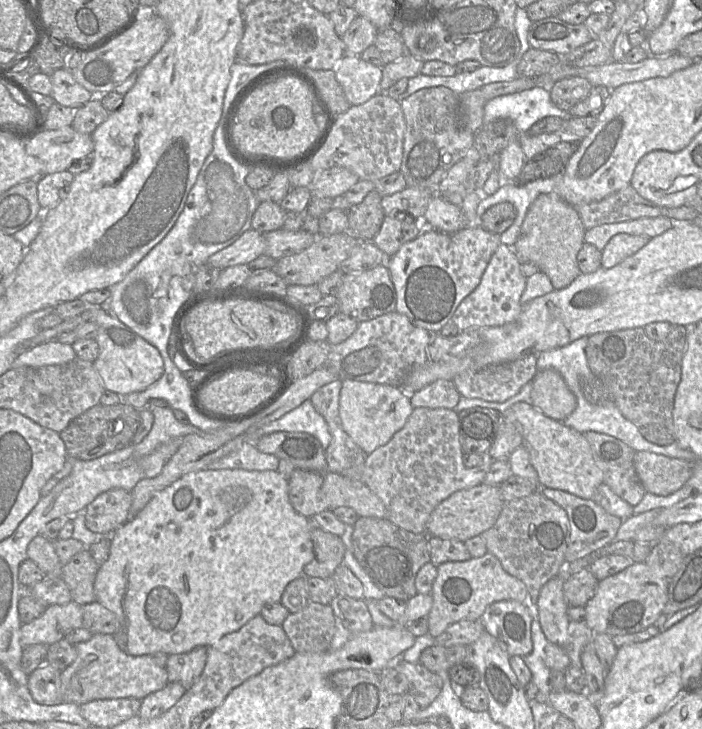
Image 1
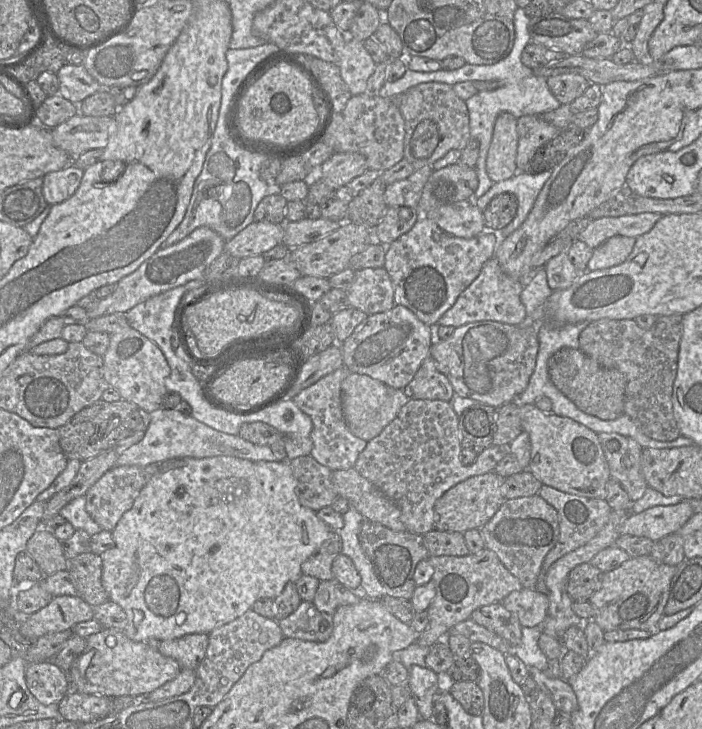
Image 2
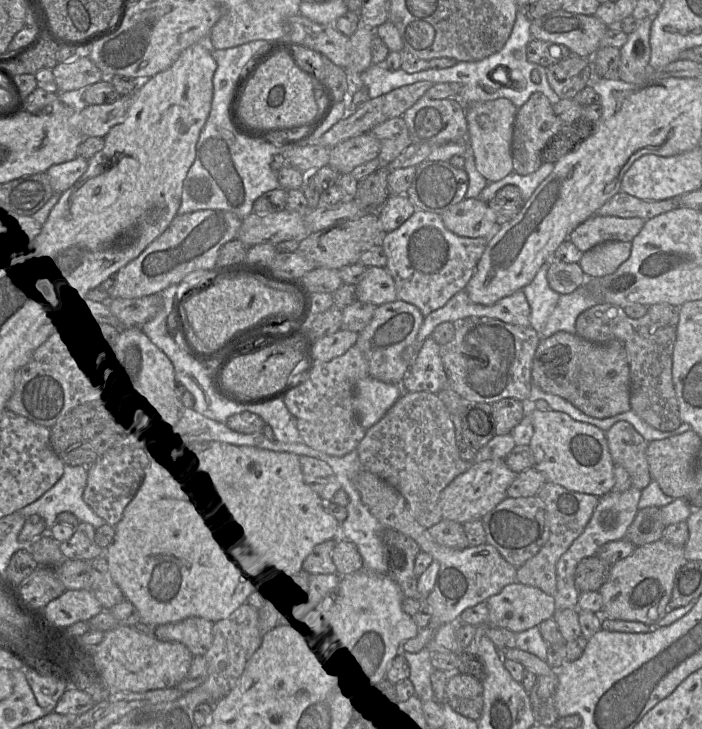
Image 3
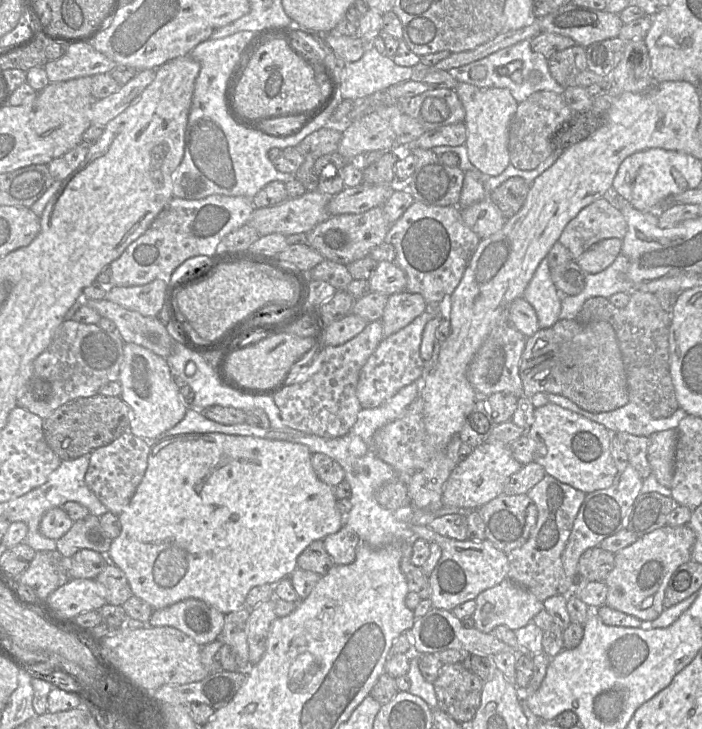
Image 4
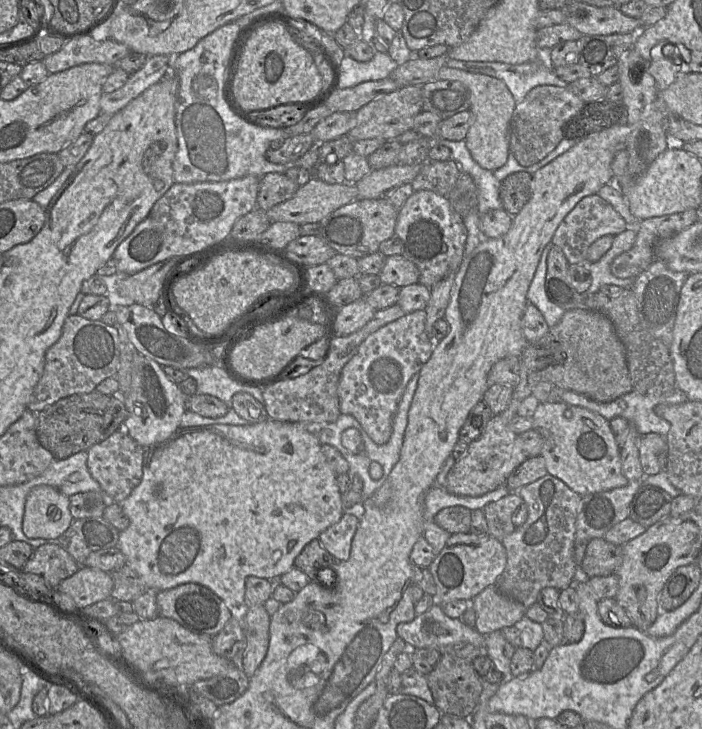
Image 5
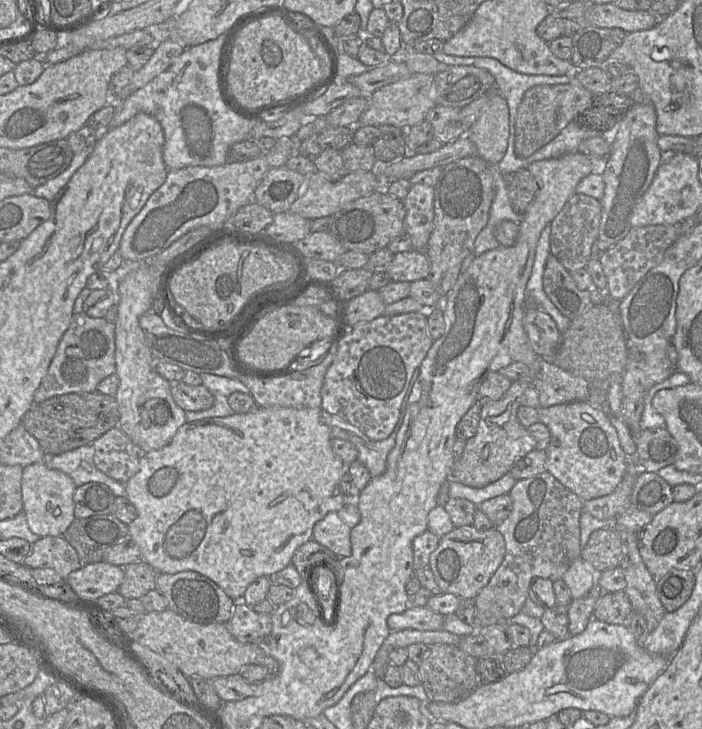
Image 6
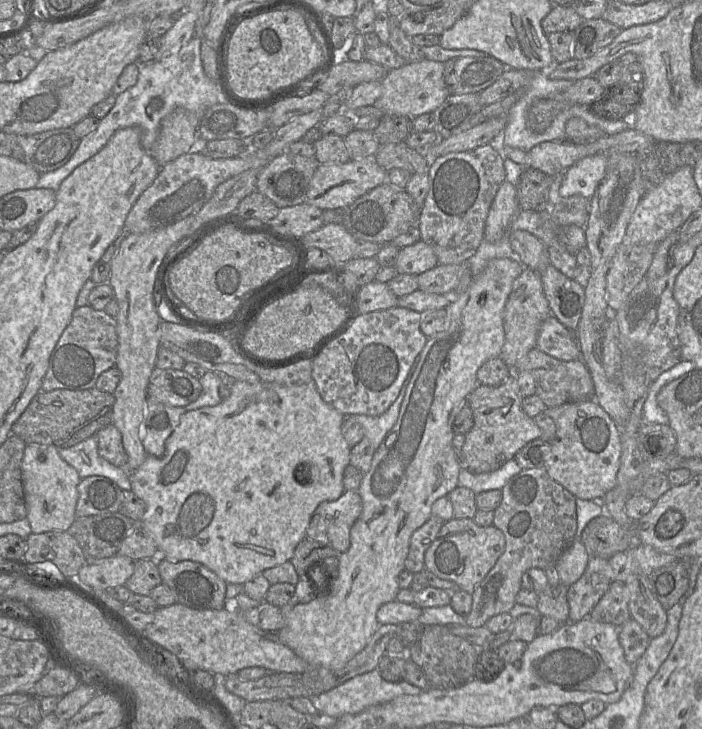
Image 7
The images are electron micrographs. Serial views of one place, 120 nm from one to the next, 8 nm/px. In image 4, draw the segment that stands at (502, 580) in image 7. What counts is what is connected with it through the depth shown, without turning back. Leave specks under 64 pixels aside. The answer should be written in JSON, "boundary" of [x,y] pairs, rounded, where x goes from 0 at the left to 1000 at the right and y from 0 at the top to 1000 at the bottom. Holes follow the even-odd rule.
{"boundary":[[[778,650],[749,678],[765,695],[765,715],[751,742],[722,759],[726,776],[722,793],[752,808],[772,826],[788,816],[818,815],[818,798],[805,787],[801,760],[835,676]]]}

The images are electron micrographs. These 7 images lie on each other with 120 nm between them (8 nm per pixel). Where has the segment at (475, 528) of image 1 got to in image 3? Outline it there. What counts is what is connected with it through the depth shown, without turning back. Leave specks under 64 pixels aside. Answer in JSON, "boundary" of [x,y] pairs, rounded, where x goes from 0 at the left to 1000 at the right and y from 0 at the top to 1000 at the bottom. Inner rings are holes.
{"boundary":[[[718,630],[692,631],[675,635],[658,650],[648,654],[627,676],[624,694],[630,711],[652,717],[685,711],[722,682],[721,672],[738,649],[724,642]]]}

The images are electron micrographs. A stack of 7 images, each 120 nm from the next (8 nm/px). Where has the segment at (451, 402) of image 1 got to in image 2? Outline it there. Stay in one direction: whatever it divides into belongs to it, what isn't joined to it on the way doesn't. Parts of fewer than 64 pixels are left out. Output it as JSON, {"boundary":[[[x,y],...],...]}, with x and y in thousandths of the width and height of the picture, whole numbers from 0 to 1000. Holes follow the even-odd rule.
{"boundary":[[[613,487],[604,492],[574,536],[588,549],[627,549],[641,553],[647,545],[640,521],[623,506]]]}

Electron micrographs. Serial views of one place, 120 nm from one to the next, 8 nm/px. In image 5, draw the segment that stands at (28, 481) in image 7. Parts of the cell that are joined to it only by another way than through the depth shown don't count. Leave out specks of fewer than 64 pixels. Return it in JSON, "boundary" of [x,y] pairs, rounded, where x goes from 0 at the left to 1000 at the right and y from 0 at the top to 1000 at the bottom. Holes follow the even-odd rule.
{"boundary":[[[57,665],[38,679],[33,731],[44,739],[81,741],[104,716],[98,682],[83,671]]]}

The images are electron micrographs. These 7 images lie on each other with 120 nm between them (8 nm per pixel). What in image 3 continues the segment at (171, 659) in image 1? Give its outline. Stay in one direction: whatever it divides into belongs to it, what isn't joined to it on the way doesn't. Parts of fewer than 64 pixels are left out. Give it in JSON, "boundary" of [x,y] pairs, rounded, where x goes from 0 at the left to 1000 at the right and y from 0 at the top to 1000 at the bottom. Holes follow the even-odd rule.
{"boundary":[[[269,846],[256,853],[225,857],[219,870],[229,879],[256,881],[275,900],[292,898],[303,882],[305,855],[286,846]]]}

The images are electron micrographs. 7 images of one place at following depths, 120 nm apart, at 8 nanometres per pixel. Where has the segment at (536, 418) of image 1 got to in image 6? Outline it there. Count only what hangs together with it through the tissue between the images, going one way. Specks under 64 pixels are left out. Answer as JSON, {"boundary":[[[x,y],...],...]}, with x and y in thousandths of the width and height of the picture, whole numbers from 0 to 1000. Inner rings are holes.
{"boundary":[[[822,550],[779,560],[766,558],[766,569],[768,579],[778,583],[783,593],[783,608],[778,616],[778,646],[830,687],[870,678],[890,650],[892,624],[866,567],[836,550]]]}

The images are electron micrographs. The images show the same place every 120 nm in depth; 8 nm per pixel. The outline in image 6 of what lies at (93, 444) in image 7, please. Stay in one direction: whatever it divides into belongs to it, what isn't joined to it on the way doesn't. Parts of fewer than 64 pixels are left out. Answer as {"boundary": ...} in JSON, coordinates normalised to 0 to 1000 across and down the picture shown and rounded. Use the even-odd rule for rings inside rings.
{"boundary":[[[124,609],[83,624],[64,623],[63,634],[67,641],[100,653],[108,668],[140,661],[154,667],[165,682],[179,680],[178,664],[144,647],[134,635],[134,624],[132,609]]]}

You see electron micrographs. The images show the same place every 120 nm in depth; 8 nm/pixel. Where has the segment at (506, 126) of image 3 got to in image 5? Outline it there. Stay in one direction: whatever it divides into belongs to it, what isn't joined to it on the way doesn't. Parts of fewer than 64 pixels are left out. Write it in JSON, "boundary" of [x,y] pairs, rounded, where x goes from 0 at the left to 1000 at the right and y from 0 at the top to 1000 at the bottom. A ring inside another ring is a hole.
{"boundary":[[[631,91],[623,100],[623,110],[654,111],[670,128],[672,170],[661,191],[672,217],[689,232],[705,235],[715,229],[725,211],[726,166],[735,147],[734,137],[721,115],[685,100]]]}

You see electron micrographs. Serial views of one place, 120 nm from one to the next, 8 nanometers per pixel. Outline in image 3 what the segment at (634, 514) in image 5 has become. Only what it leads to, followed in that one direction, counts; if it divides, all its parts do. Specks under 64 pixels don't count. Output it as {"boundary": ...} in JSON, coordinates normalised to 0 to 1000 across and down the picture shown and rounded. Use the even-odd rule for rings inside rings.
{"boundary":[[[925,694],[909,698],[896,720],[890,738],[905,750],[933,743],[943,738],[947,720],[942,708],[942,695]]]}

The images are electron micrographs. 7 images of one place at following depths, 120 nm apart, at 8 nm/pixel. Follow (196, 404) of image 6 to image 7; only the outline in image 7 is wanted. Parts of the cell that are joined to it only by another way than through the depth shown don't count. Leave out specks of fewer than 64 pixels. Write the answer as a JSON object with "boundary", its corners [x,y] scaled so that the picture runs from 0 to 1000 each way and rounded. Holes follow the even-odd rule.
{"boundary":[[[221,505],[209,532],[211,547],[234,556],[264,558],[288,538],[283,520],[262,508]]]}

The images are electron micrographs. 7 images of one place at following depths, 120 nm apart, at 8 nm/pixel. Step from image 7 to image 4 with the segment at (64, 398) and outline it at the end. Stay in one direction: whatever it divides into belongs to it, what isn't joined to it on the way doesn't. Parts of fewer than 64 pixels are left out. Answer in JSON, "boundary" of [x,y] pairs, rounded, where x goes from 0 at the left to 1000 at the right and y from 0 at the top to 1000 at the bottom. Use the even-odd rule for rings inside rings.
{"boundary":[[[138,540],[94,551],[61,575],[60,584],[67,610],[88,632],[97,632],[157,609],[182,591],[187,576],[188,561],[171,543]]]}

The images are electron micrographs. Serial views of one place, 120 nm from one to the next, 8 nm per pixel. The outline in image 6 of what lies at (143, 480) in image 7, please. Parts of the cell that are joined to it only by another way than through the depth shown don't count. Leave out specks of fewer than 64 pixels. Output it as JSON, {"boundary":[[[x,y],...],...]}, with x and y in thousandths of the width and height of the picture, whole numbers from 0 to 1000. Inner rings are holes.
{"boundary":[[[368,558],[349,568],[265,579],[239,609],[201,623],[198,646],[178,664],[179,680],[197,702],[195,711],[184,720],[184,734],[199,752],[201,767],[225,786],[282,785],[305,797],[335,824],[348,818],[352,805],[368,791],[383,791],[413,775],[422,754],[444,739],[447,720],[467,704],[484,700],[496,686],[486,674],[486,656],[494,641],[472,613],[472,591],[460,580],[459,567],[454,560]]]}

